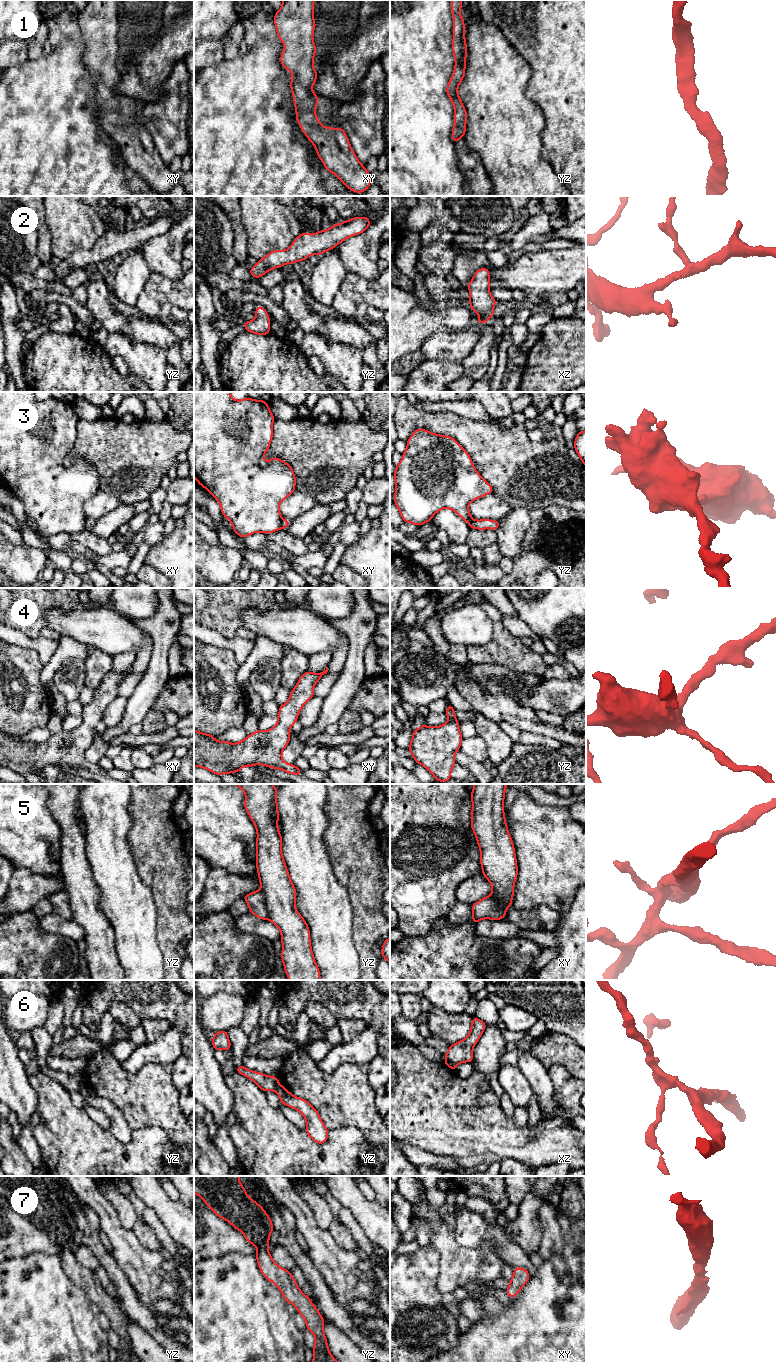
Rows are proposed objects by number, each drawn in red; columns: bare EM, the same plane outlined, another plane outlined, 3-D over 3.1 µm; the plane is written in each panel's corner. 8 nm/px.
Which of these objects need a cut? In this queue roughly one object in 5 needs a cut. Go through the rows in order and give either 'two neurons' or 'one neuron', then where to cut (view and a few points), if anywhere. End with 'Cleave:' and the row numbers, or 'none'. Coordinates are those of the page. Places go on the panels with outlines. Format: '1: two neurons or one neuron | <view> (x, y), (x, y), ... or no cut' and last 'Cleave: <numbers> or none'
1: one neuron | no cut
2: one neuron | no cut
3: two neurons | xy (283, 520), (280, 528)
4: one neuron | no cut
5: two neurons | yz (260, 890), (265, 898), (269, 918)
6: two neurons | xz (445, 1061), (456, 1064)
7: one neuron | no cut
Cleave: 3, 5, 6

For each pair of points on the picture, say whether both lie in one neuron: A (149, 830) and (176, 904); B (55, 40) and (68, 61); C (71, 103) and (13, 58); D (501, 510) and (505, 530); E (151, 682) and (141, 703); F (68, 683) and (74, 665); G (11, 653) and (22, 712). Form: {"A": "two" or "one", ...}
{"A": "one", "B": "two", "C": "two", "D": "two", "E": "one", "F": "one", "G": "one"}

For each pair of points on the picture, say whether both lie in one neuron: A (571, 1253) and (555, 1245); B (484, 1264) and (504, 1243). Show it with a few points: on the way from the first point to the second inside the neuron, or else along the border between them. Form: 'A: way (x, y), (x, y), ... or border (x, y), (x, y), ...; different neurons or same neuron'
A: border (564, 1242), (563, 1247), (558, 1252), (544, 1260); different neurons
B: border (473, 1247), (492, 1240), (506, 1263); different neurons

